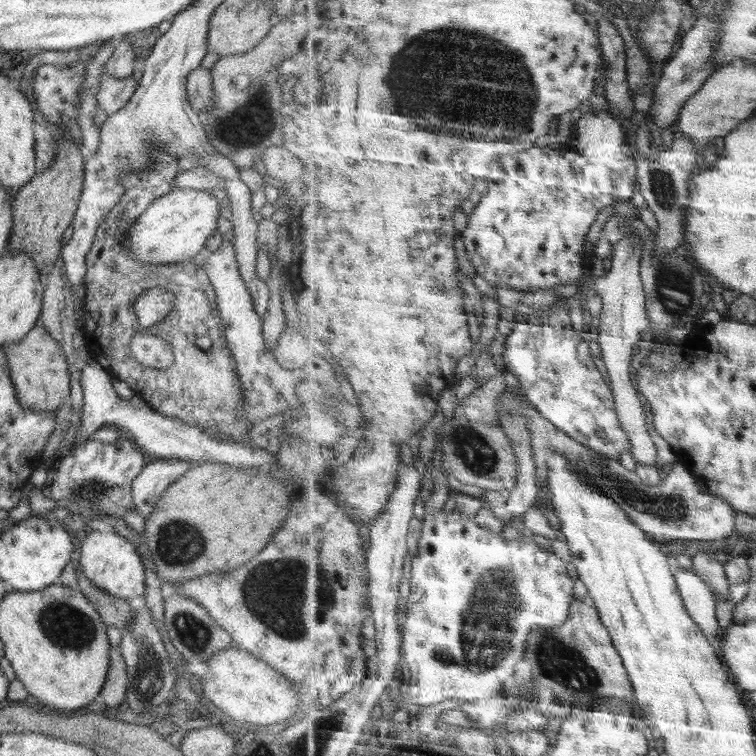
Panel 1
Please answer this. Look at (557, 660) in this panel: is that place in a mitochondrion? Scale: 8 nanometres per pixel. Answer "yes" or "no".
yes

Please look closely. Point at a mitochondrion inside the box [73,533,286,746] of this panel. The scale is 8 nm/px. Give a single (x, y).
(194, 634)

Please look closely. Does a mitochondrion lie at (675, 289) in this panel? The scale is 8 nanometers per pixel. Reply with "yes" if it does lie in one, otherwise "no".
yes

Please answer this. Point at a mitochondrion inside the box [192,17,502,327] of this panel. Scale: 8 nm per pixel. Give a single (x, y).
(248, 126)

